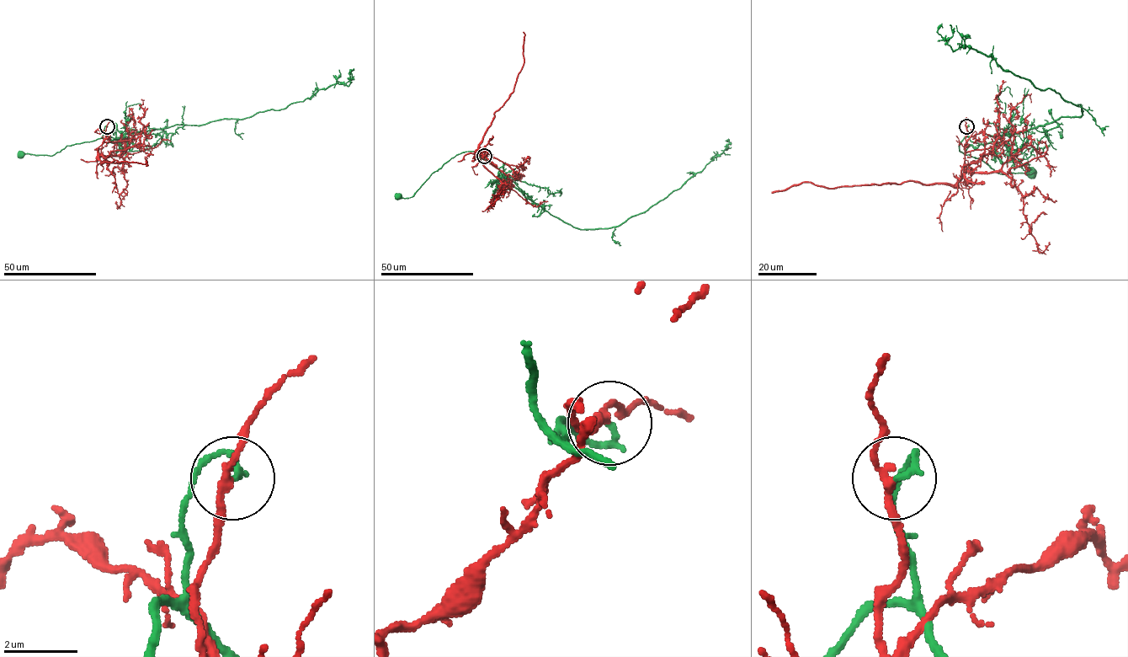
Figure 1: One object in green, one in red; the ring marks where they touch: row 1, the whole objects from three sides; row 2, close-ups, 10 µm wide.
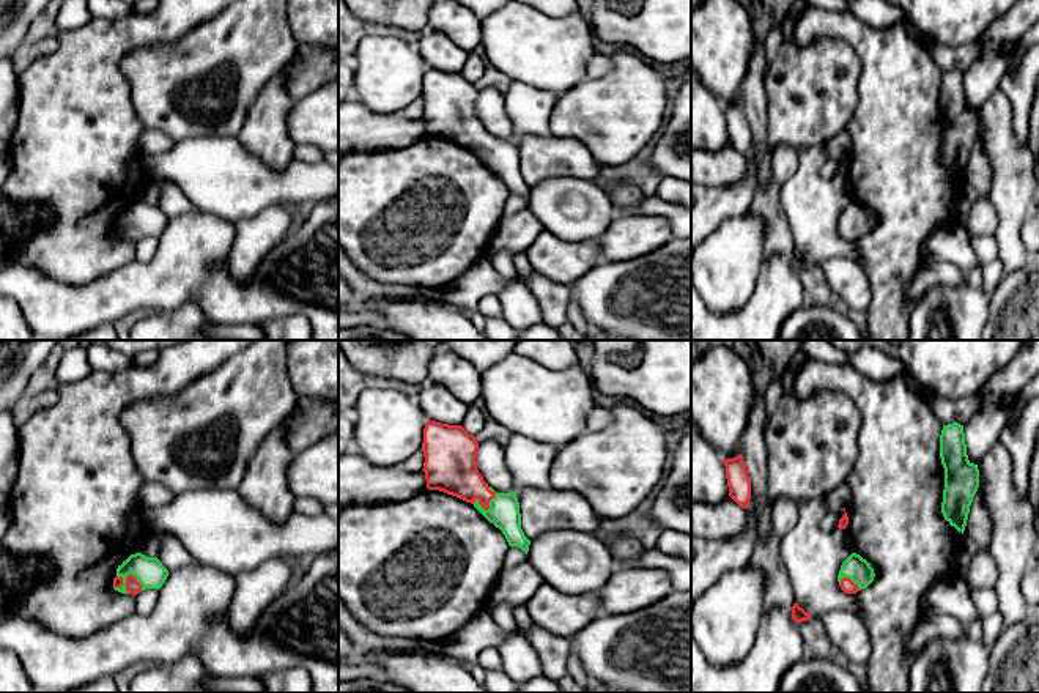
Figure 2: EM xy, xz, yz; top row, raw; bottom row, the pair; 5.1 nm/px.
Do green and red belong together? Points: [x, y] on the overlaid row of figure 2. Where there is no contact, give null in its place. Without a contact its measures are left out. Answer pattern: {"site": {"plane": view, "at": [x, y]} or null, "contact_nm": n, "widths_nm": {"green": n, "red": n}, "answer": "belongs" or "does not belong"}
{"site": {"plane": "xy", "at": [133, 574]}, "contact_nm": 150, "widths_nm": {"green": 150, "red": 80}, "answer": "does not belong"}

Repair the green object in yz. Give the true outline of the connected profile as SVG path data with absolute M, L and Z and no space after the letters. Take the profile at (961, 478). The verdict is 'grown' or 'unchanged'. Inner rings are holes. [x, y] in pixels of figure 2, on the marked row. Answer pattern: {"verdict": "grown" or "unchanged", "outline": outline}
{"verdict": "unchanged", "outline": "M943 425L940 435L940 458L945 468L941 513L945 520L963 534L970 506L979 487L978 465L967 455L963 425Z"}

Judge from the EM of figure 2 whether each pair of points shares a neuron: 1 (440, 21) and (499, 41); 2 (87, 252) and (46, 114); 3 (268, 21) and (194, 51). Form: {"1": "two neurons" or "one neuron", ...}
{"1": "two neurons", "2": "one neuron", "3": "one neuron"}

